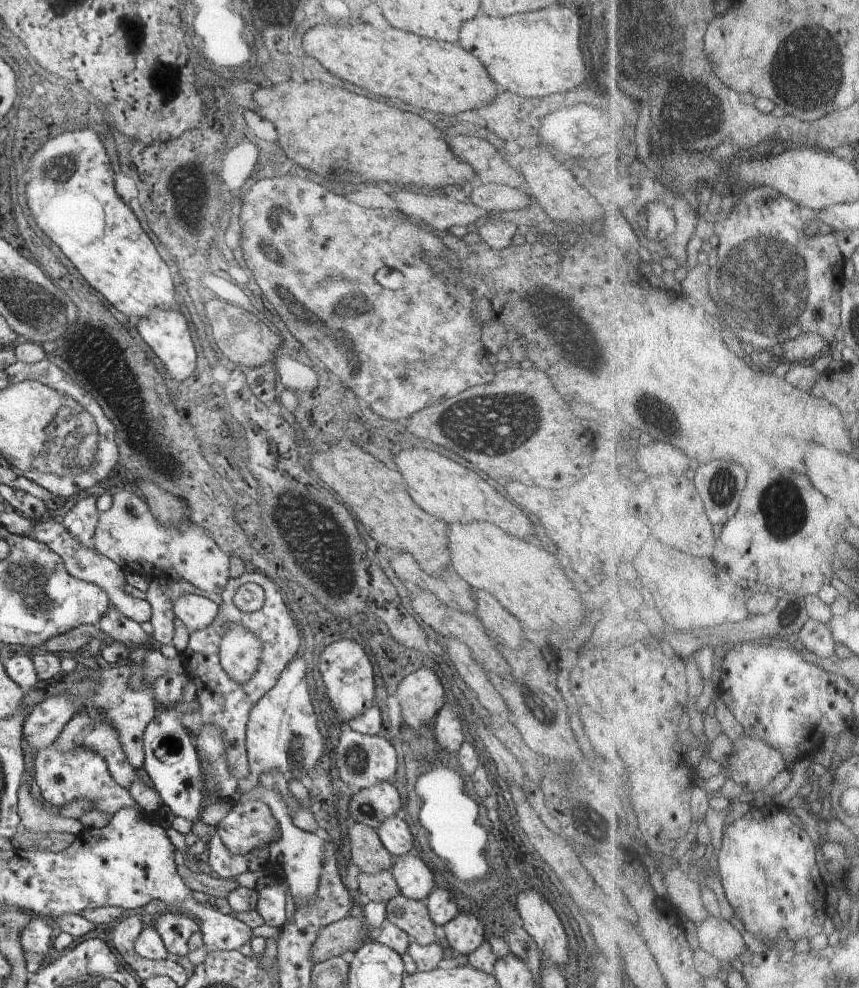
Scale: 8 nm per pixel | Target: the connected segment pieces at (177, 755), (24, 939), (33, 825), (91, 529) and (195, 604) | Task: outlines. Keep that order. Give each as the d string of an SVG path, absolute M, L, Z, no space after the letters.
M194 699L190 704L176 703L172 708L156 711L156 716L150 721L143 732L145 750L144 768L151 778L153 788L161 796L161 802L166 803L175 816L189 819L195 823L206 803L204 769L194 739L182 724L182 714L198 708Z
M32 916L20 935L24 954L38 954L46 963L54 956L52 939L56 935L55 921L44 916Z
M21 782L18 789L18 814L21 826L30 832L70 832L77 836L84 830L79 819L71 819L60 814L49 814L42 803L32 796L30 786Z
M92 493L85 494L83 499L75 502L74 506L62 518L63 525L68 532L86 547L93 546L92 536L94 536L96 523L99 519L97 509L98 496Z
M191 593L178 596L173 606L176 618L184 622L190 633L210 626L219 608L212 600Z

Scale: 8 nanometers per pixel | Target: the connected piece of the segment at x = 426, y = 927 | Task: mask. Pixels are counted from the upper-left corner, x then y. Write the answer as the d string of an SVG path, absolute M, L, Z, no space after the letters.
M402 894L385 903L387 918L394 926L403 930L411 940L422 946L436 943L439 934L436 934L437 925L432 922L426 903L409 899Z

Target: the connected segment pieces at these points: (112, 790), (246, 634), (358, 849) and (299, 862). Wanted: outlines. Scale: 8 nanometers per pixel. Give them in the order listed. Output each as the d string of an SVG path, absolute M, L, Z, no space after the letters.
M50 745L48 748L37 752L33 770L36 784L38 788L40 788L42 798L44 798L46 802L54 804L54 806L57 806L59 809L62 808L62 806L66 806L66 804L70 804L70 802L74 802L74 800L78 800L78 798L84 798L84 800L94 802L94 804L96 804L95 808L100 810L100 812L106 812L106 814L113 815L121 808L134 808L134 810L138 810L140 814L145 815L142 808L140 808L132 796L130 796L128 789L122 788L122 786L114 780L106 760L104 760L100 754L94 752L94 750L76 748L76 750L72 750L71 753L58 753L56 748Z
M232 624L220 642L220 664L224 672L244 684L256 672L262 654L262 642L244 626Z
M352 821L349 826L350 859L360 870L368 874L391 872L395 858L382 844L376 829Z
M260 783L258 786L254 786L250 792L246 792L240 803L248 802L248 800L266 802L270 806L274 818L278 820L281 828L281 838L269 844L269 860L272 865L282 865L284 880L287 881L287 886L290 888L290 894L292 894L295 904L306 906L318 890L320 871L322 870L322 862L324 862L324 840L314 833L307 834L307 832L294 826L292 818L288 814L288 806L286 806L282 794L278 794L276 790L270 790L270 788L266 788Z

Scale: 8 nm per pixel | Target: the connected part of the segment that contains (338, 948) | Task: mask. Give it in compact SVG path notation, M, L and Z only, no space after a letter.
M348 916L324 926L318 931L318 938L312 946L312 962L328 960L332 957L354 954L364 946L364 942L375 939L377 931L371 934L364 926L364 920Z

